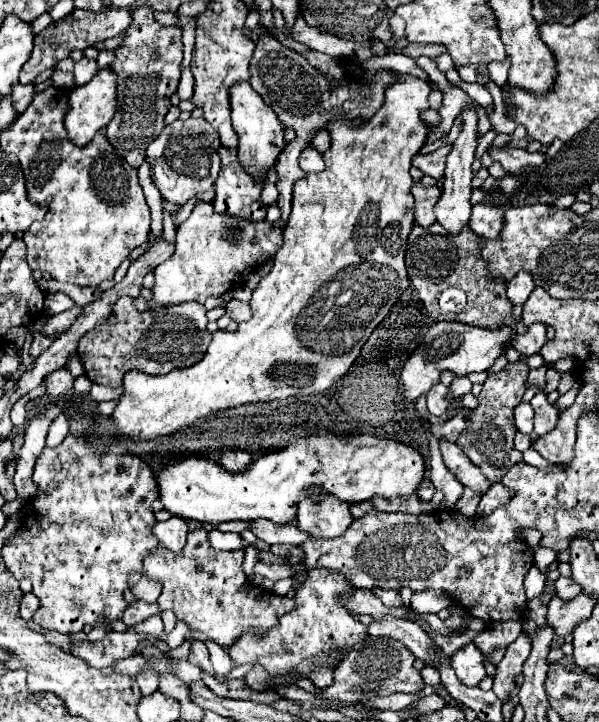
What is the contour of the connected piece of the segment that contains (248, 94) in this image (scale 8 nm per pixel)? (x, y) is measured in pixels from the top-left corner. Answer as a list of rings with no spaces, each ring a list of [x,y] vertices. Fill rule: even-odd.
[[[240,82],[240,84],[234,84],[234,88],[230,88],[230,106],[232,106],[232,126],[240,140],[240,146],[238,146],[240,164],[256,180],[256,184],[264,188],[268,182],[268,172],[274,168],[280,152],[286,146],[284,128],[278,116],[272,112],[272,108],[268,108],[268,104],[264,104],[264,100],[260,100],[260,96],[252,92],[250,84]]]

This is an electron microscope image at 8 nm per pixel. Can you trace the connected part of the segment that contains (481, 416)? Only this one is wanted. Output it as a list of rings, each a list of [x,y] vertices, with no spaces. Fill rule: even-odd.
[[[522,360],[508,364],[498,374],[488,376],[478,396],[480,404],[476,408],[476,416],[472,416],[472,424],[468,426],[468,432],[464,432],[464,436],[458,438],[458,444],[462,446],[462,450],[468,454],[472,464],[476,464],[482,470],[488,482],[500,482],[502,476],[508,472],[508,468],[512,468],[516,462],[522,460],[522,452],[518,452],[512,444],[514,442],[512,410],[524,394],[526,376],[528,376],[528,366]]]

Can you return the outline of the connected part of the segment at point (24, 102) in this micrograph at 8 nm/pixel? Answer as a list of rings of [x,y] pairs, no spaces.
[[[14,84],[12,86],[12,104],[14,104],[14,110],[18,114],[22,114],[26,110],[26,106],[32,102],[32,96],[34,96],[34,88],[32,84],[24,86],[24,84]]]

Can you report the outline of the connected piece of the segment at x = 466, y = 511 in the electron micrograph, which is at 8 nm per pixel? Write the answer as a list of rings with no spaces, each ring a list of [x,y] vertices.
[[[464,488],[464,492],[462,492],[460,500],[456,502],[454,510],[458,510],[458,512],[460,512],[460,514],[464,514],[464,516],[474,516],[474,514],[476,514],[476,506],[478,506],[480,498],[482,498],[482,494],[480,494],[480,492],[474,492],[472,488]]]

